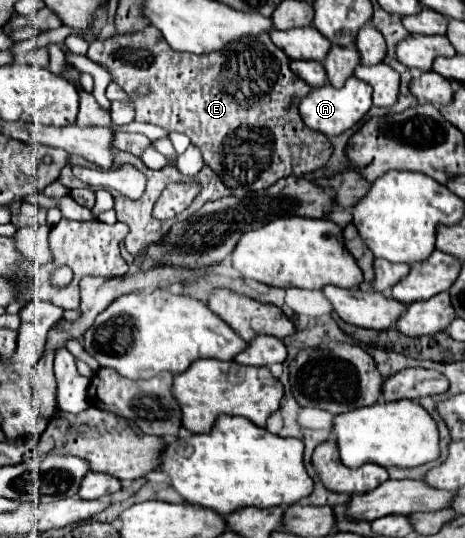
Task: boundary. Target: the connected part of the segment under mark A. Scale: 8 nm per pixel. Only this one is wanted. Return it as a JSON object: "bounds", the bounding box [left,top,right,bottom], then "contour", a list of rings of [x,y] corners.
{"bounds":[300,77,372,137],"contour":[[[350,77],[342,89],[334,89],[332,85],[324,85],[320,89],[312,89],[306,99],[300,103],[300,115],[306,127],[324,133],[326,137],[336,137],[356,125],[372,107],[372,87],[356,77]]]}

